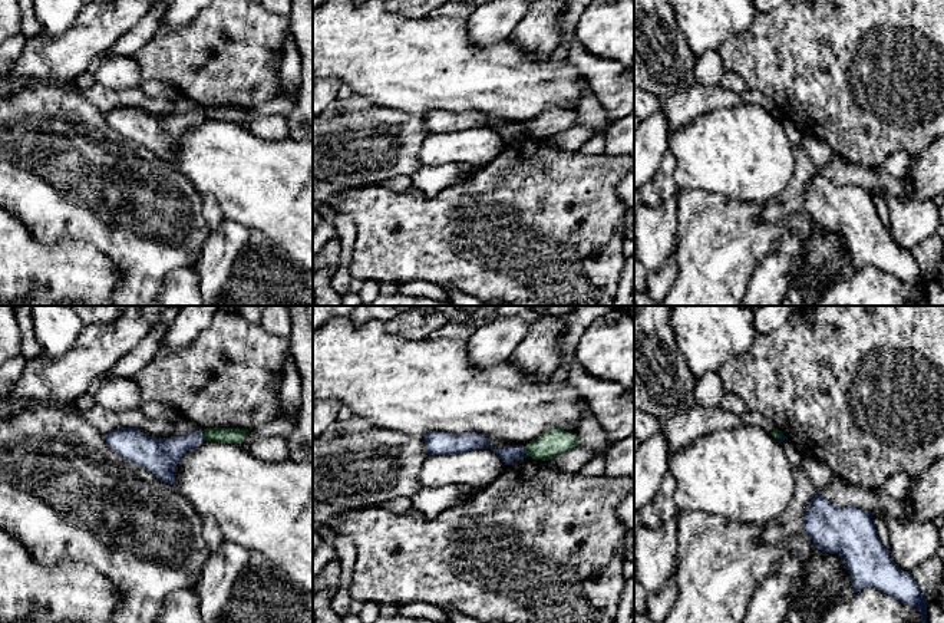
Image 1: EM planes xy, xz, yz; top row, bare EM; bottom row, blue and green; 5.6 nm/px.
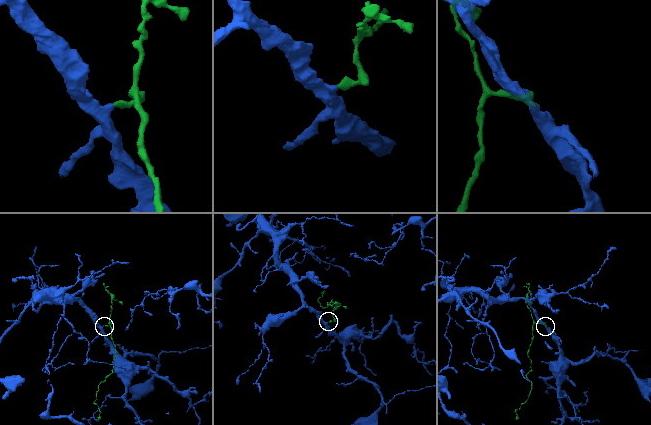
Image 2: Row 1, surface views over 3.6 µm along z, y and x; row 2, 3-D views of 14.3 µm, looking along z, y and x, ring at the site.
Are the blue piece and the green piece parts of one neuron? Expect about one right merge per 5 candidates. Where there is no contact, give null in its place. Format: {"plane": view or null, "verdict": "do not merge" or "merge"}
{"plane": "xy", "verdict": "merge"}

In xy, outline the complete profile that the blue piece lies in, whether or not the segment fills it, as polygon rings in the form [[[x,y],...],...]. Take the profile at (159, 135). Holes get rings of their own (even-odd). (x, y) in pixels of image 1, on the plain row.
[[[116,106],[105,113],[108,123],[122,136],[148,148],[165,162],[175,164],[174,149],[182,135],[204,119],[241,122],[248,108],[207,106],[179,115],[156,118],[138,106]]]

